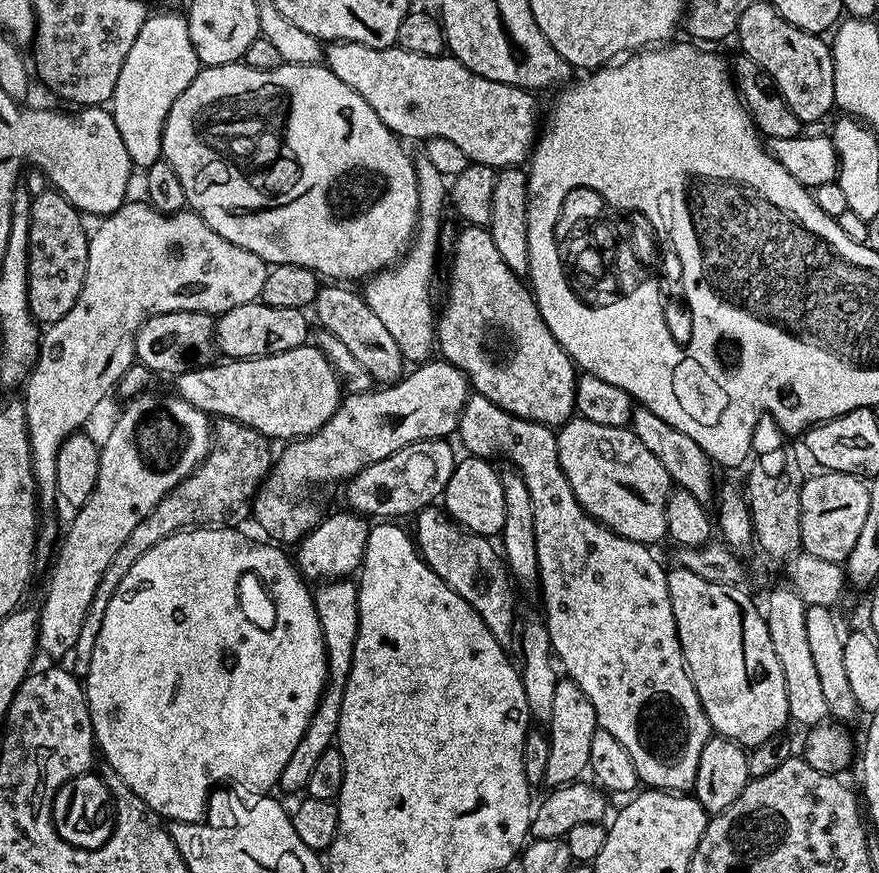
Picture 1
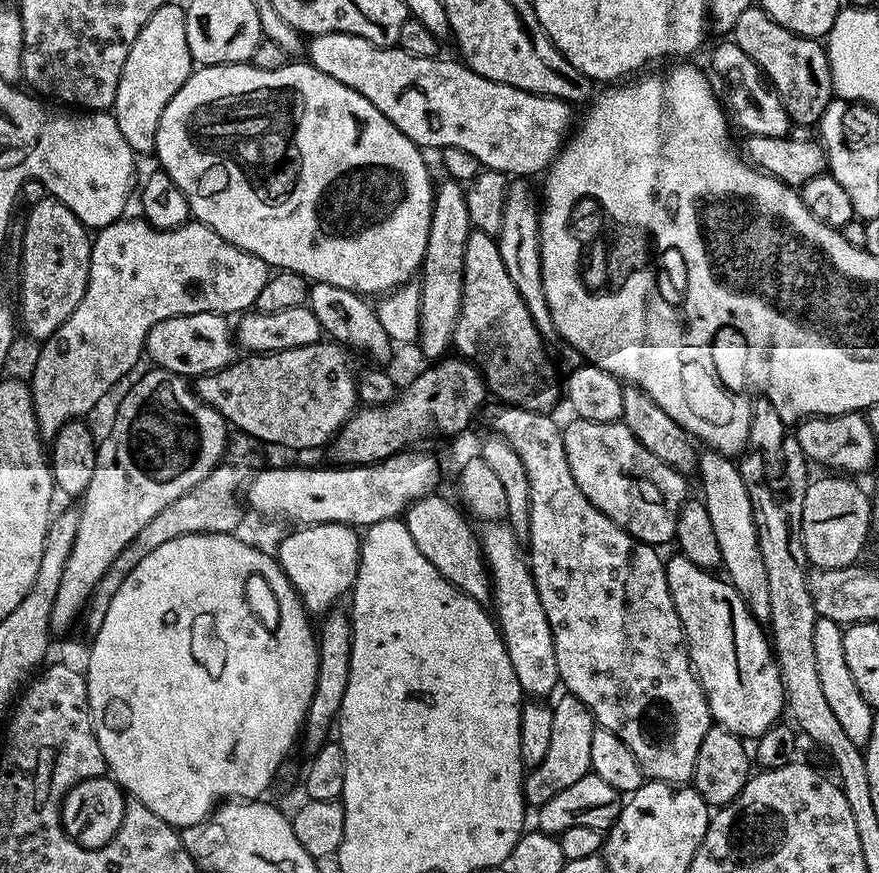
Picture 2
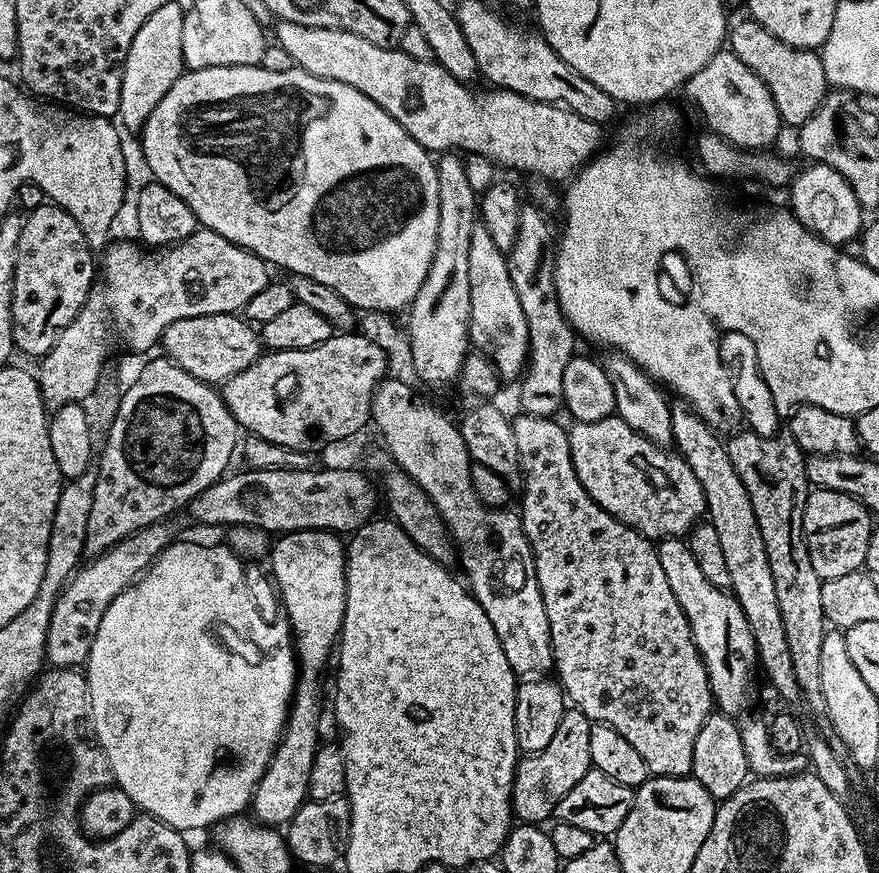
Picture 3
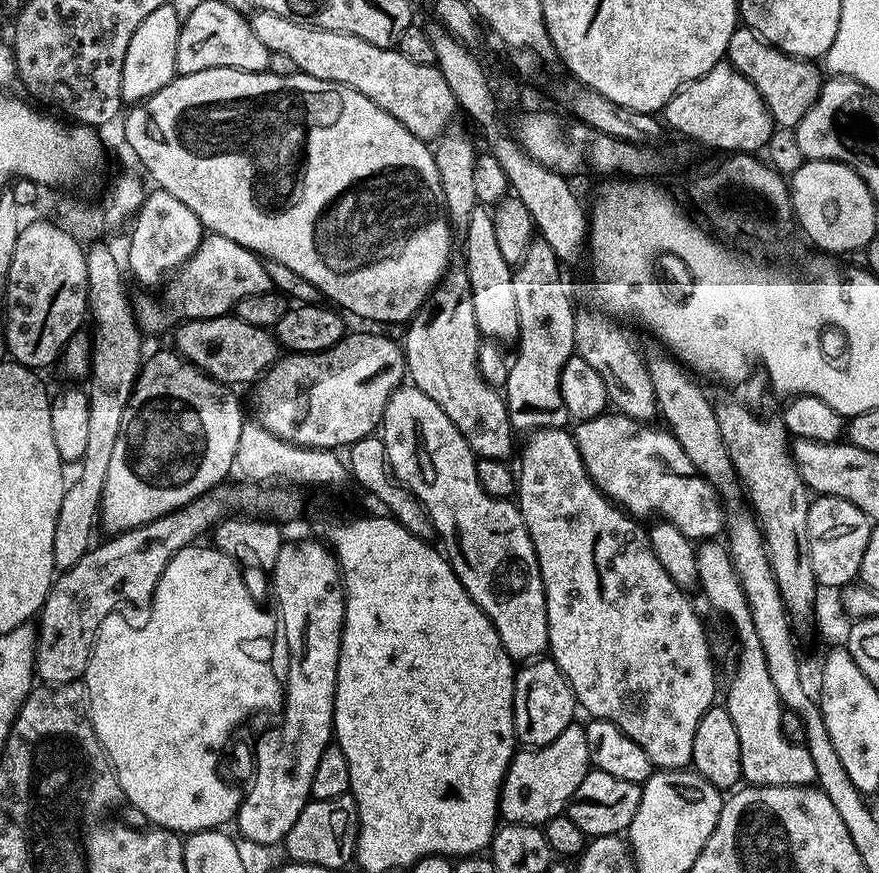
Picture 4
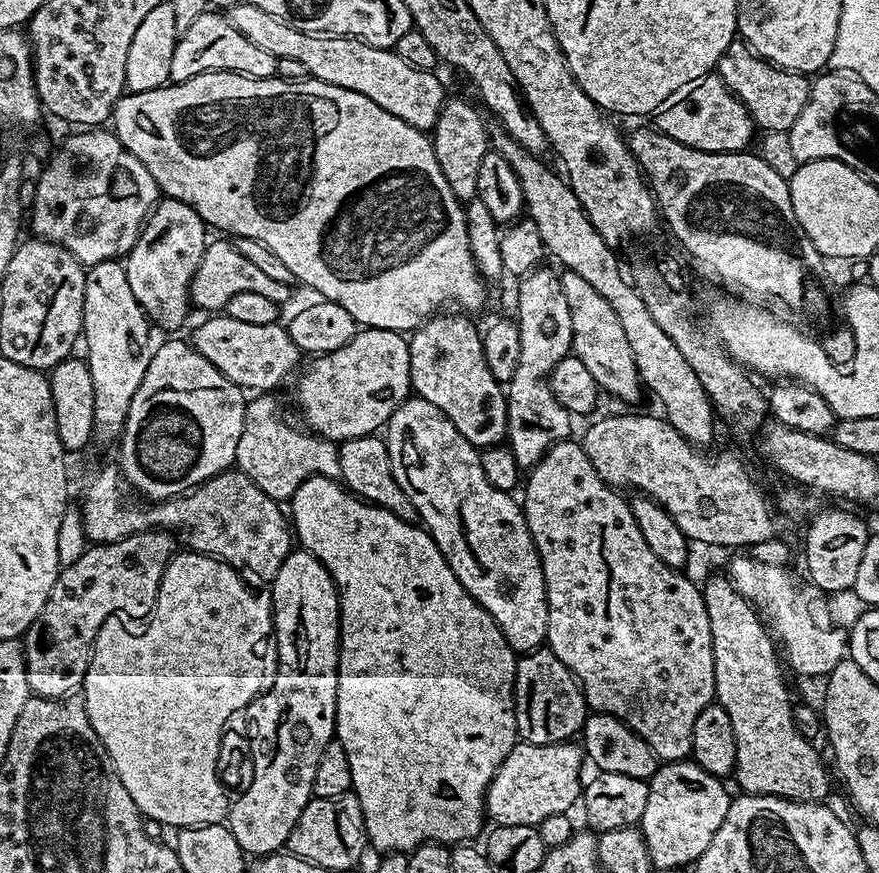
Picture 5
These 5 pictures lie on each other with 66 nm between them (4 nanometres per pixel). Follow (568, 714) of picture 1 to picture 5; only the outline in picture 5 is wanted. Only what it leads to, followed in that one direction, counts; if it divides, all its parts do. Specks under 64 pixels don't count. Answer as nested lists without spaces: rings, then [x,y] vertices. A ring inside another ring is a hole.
[[[563,740],[557,744],[525,744],[517,743],[504,759],[504,766],[497,770],[494,778],[489,782],[484,795],[484,811],[487,819],[493,825],[502,826],[530,826],[535,828],[550,814],[571,813],[572,807],[577,807],[582,796],[582,779],[580,771],[586,768],[584,749],[572,740]]]

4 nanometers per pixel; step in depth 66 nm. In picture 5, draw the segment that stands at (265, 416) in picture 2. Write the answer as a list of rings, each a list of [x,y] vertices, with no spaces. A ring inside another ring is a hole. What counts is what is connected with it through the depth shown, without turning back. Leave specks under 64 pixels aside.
[[[361,327],[346,346],[313,360],[316,361],[295,377],[296,404],[309,425],[304,424],[327,440],[343,442],[379,433],[412,392],[410,350],[403,332]]]

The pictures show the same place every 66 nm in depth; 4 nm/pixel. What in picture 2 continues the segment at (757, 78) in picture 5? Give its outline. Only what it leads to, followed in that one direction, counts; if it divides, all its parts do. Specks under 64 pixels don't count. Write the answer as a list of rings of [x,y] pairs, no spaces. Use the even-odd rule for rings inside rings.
[[[759,6],[738,14],[730,36],[768,77],[768,83],[775,88],[778,98],[782,98],[782,106],[786,106],[793,125],[819,125],[826,106],[834,98],[827,47],[819,39],[786,30],[786,26],[774,22]]]

